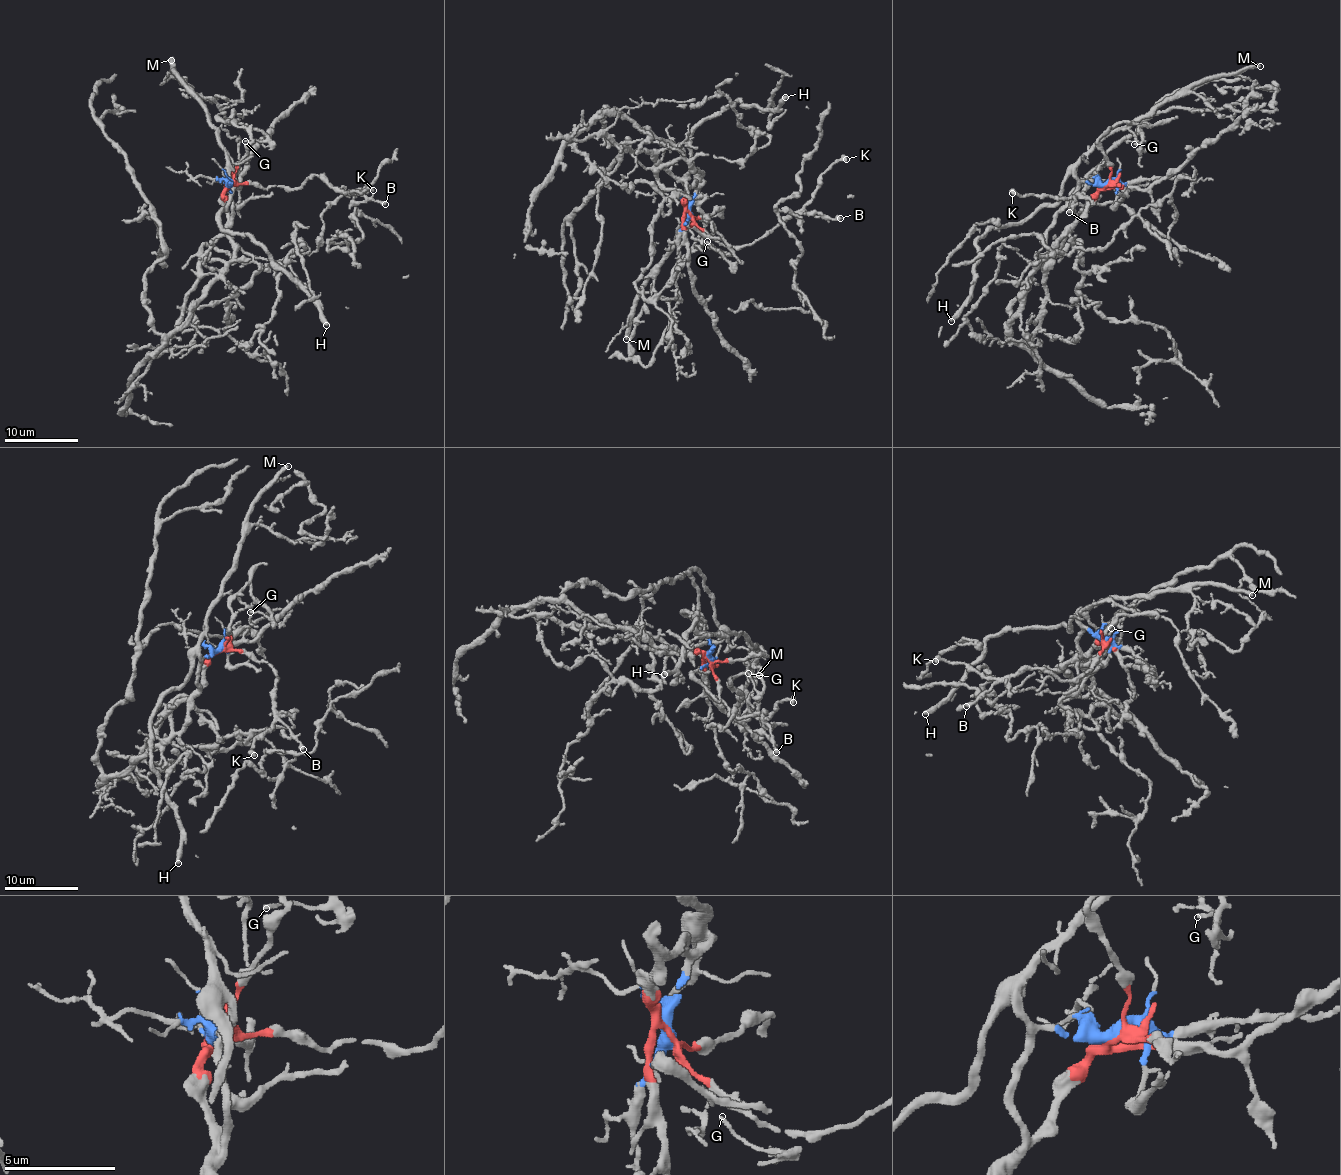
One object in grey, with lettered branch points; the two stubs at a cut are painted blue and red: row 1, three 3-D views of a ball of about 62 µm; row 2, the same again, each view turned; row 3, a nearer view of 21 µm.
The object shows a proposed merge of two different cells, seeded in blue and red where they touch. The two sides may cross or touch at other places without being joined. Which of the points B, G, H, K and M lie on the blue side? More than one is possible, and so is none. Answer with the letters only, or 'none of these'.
H, M

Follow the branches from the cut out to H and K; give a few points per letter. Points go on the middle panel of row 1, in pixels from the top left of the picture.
H: (690, 214), (692, 195), (703, 180), (692, 163), (688, 138), (693, 132), (736, 100), (774, 110), (785, 97)
K: (690, 214), (700, 229), (727, 246), (752, 245), (800, 209), (811, 198), (817, 179), (832, 165), (847, 159)

